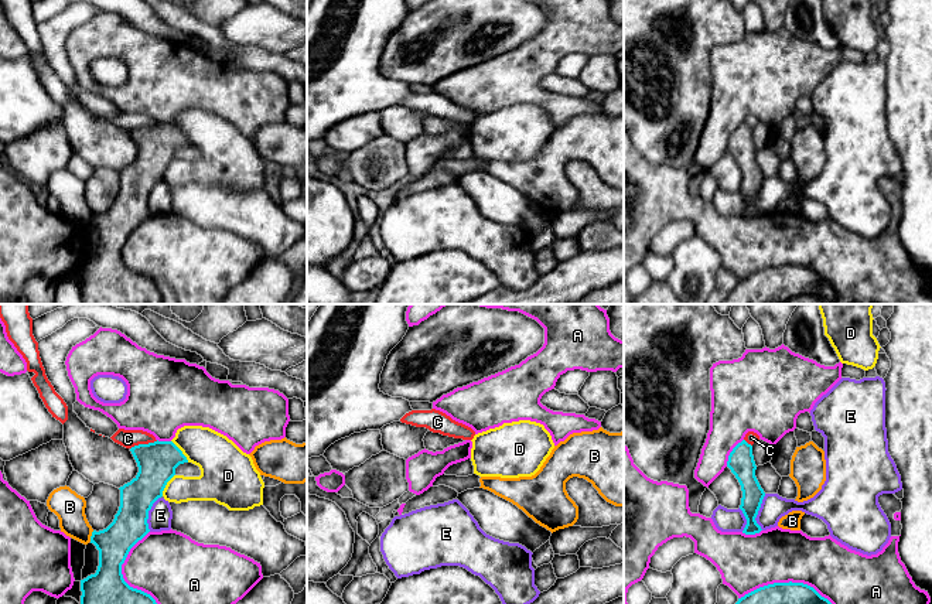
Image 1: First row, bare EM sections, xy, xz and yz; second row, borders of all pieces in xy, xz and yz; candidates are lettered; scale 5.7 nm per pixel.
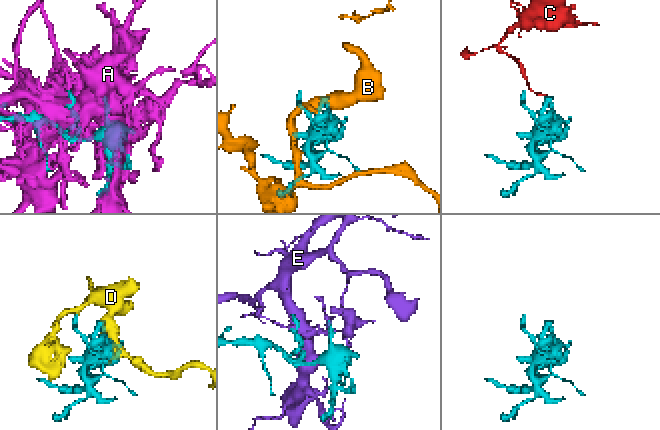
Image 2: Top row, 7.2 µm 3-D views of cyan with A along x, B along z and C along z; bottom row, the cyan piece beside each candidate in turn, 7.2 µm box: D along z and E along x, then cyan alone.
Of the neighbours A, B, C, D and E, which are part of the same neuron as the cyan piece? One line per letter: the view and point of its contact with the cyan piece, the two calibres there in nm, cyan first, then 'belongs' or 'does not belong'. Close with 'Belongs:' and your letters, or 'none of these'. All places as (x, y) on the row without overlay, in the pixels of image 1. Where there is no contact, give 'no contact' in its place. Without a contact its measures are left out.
A: yz (791, 265) | 260/320 nm | does not belong
B: xy (91, 219) | 200/170 nm | does not belong
C: xy (143, 128) | 220/100 nm | does not belong
D: xy (181, 135) | 220/260 nm | does not belong
E: yz (757, 195) | 120/140 nm | does not belong
Belongs: none of these

